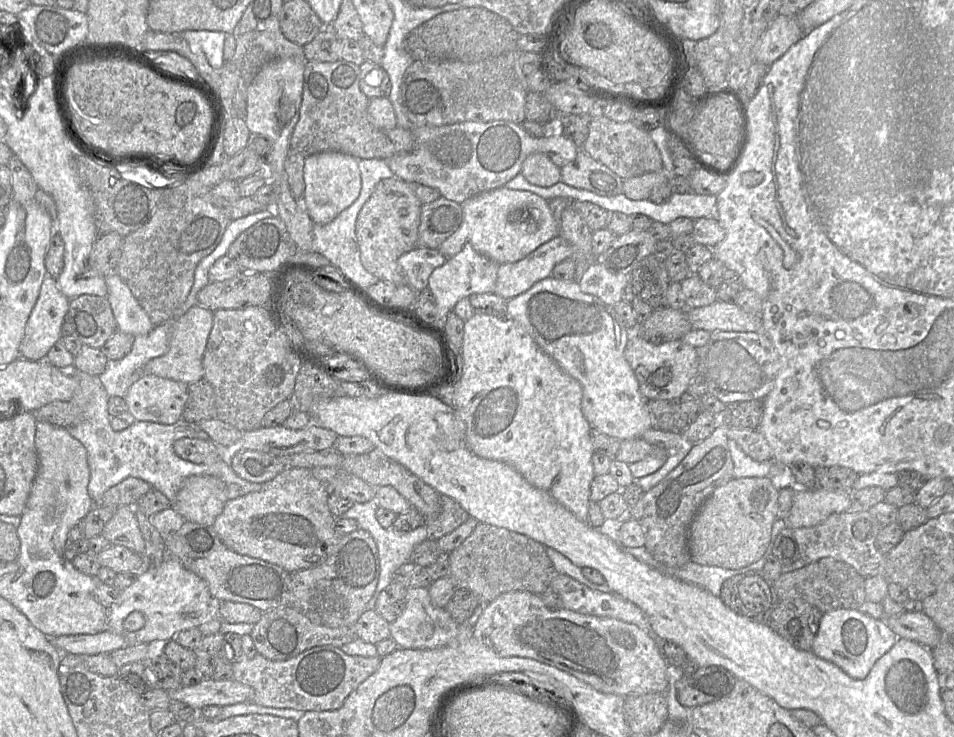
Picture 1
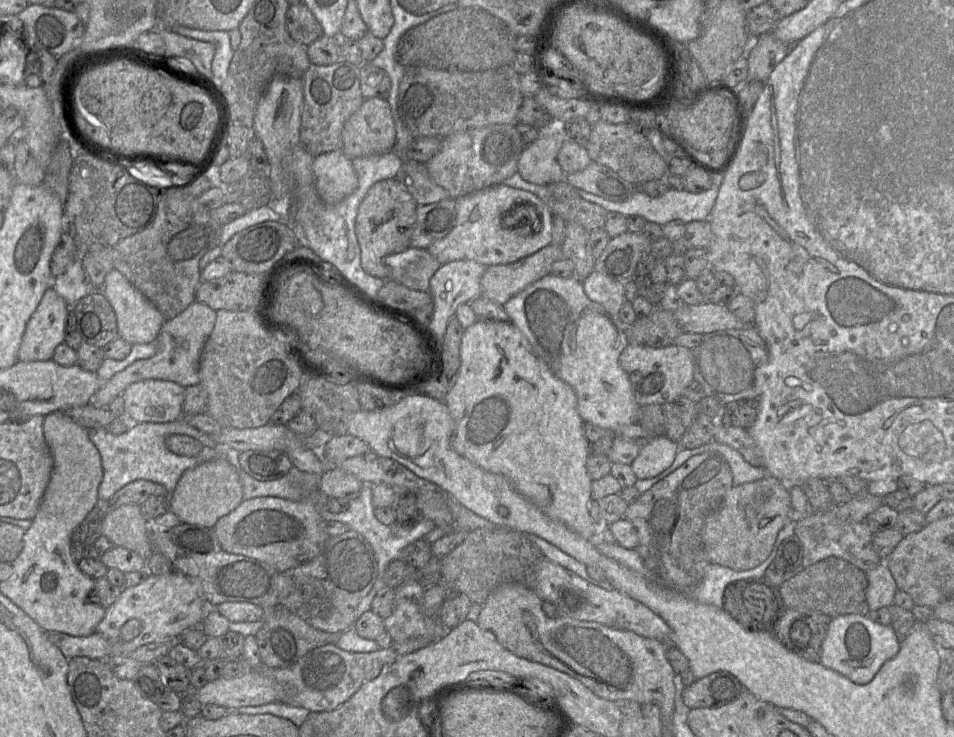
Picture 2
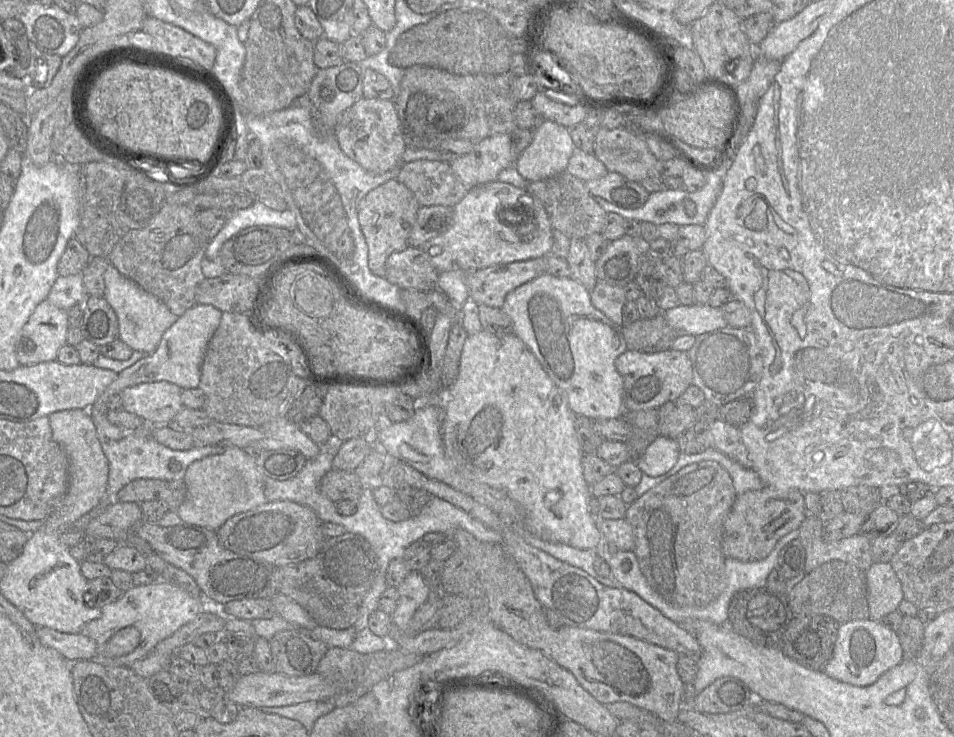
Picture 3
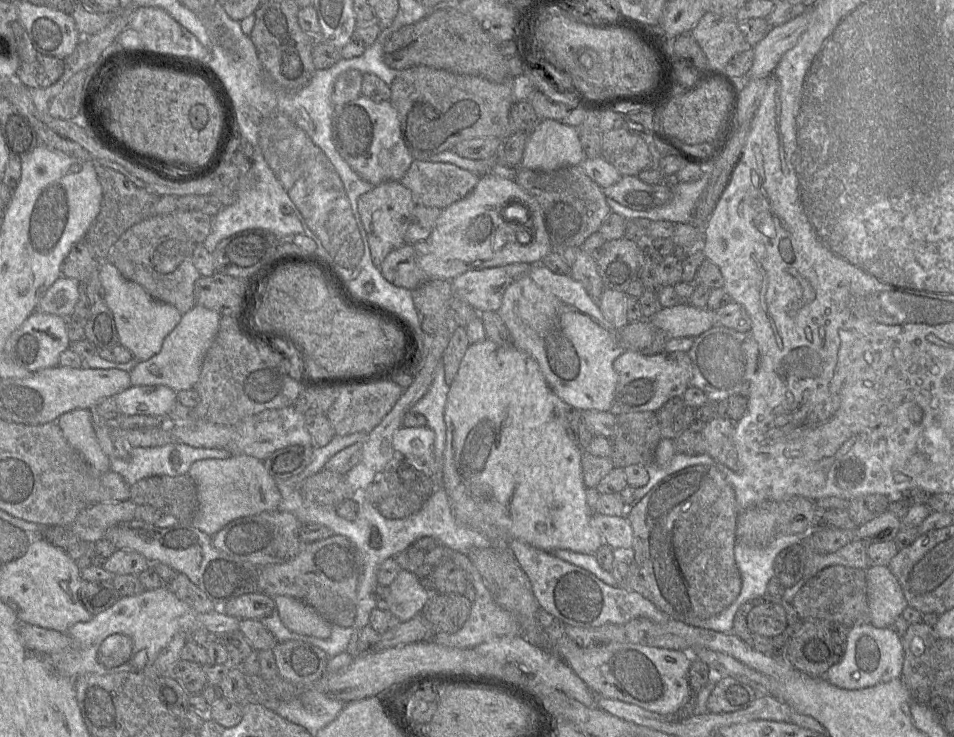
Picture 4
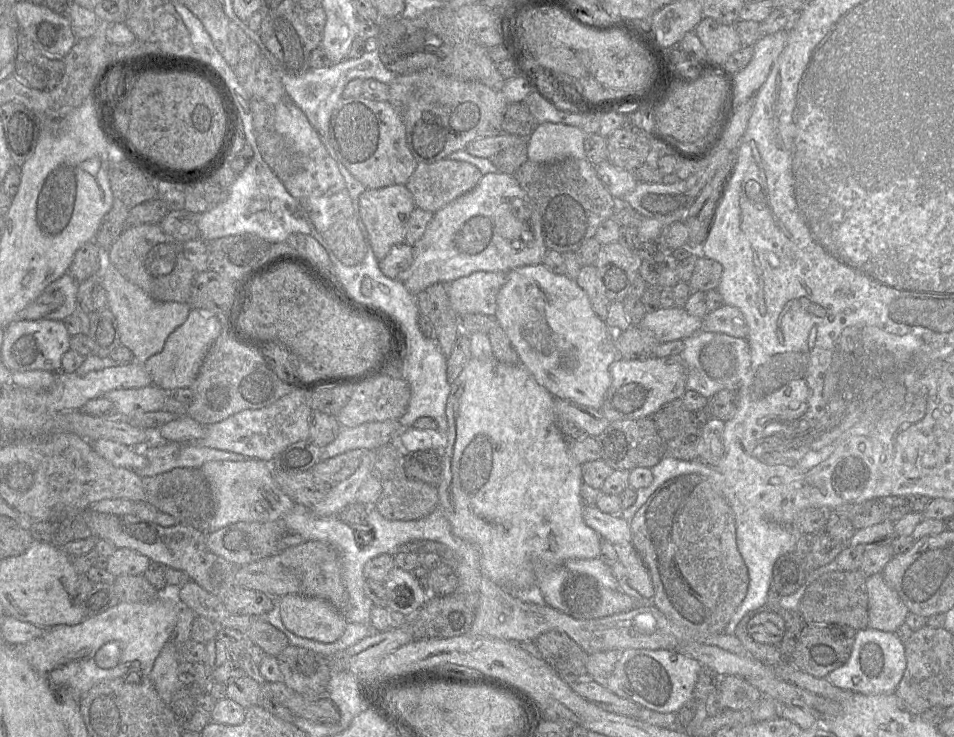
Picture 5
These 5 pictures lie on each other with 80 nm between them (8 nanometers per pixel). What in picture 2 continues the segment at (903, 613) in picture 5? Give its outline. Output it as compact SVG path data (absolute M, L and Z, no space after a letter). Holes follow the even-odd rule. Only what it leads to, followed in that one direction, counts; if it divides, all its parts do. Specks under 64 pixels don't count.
M880 563L875 569L866 572L866 574L869 609L877 610L894 604L894 596L898 587L886 563Z

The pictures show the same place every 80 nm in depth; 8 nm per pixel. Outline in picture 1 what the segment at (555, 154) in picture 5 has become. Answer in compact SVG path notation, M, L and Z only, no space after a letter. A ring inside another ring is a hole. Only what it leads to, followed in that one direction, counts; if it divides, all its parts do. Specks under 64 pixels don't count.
M532 153L522 163L520 173L539 187L549 187L561 181L560 167L543 153Z

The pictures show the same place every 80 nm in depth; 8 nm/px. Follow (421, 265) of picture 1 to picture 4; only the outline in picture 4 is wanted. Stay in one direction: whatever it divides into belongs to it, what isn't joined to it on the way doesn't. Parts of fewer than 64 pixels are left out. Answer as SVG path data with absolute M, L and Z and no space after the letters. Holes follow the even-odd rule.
M405 243L392 250L379 269L388 282L411 291L430 281L417 263L414 244Z

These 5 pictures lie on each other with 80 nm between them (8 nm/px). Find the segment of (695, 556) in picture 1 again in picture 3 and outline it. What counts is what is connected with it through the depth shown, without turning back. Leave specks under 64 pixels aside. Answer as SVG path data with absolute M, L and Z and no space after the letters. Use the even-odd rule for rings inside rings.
M764 486L760 490L747 491L736 495L733 506L724 522L722 551L726 558L741 562L760 561L770 554L781 537L791 531L798 530L806 516L804 493L797 490L777 490Z

